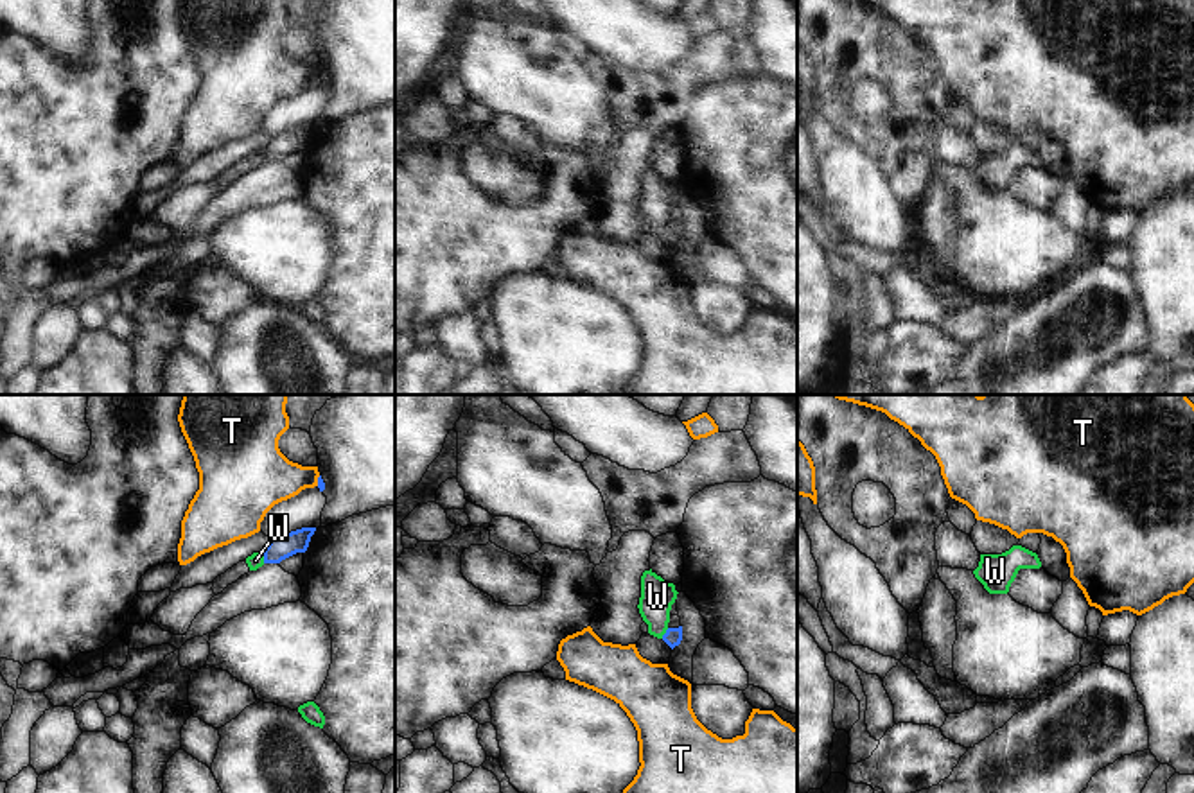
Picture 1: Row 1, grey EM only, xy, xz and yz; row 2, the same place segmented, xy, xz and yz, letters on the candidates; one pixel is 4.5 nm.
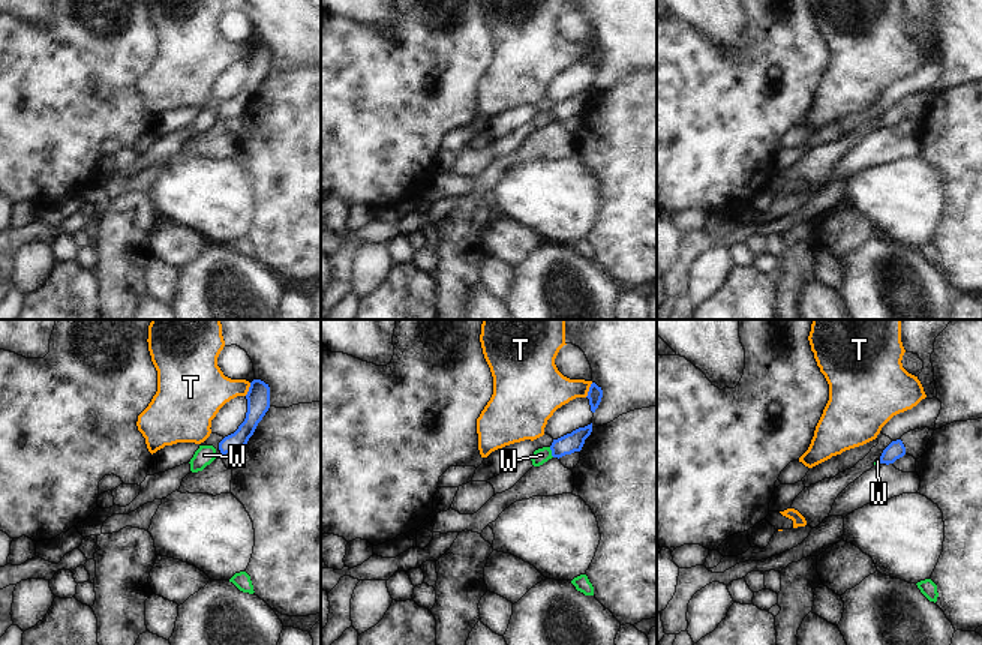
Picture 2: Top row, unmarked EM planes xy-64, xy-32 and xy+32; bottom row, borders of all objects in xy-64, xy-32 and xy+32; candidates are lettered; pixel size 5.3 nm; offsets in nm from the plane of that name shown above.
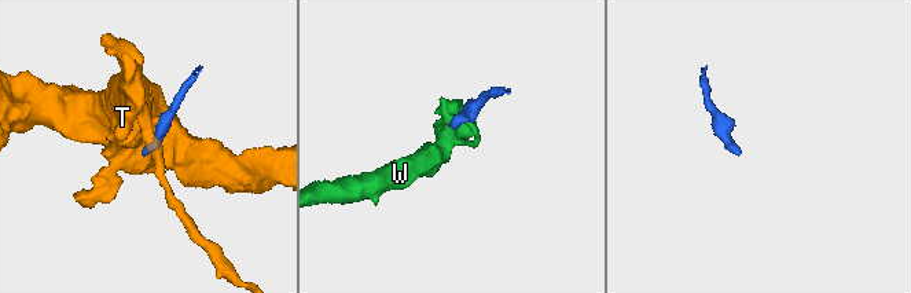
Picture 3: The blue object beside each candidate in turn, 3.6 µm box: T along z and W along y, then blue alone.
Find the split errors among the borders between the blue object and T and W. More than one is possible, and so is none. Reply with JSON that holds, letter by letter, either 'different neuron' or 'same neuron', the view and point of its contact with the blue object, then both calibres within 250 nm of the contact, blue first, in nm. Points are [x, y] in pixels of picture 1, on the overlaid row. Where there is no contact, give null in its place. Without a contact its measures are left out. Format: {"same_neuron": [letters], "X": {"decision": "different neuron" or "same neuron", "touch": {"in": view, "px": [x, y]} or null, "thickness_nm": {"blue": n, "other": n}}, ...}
{"same_neuron": [], "T": {"decision": "different neuron", "touch": {"in": "xy", "px": [318, 481]}, "thickness_nm": {"blue": 30, "other": 280}}, "W": {"decision": "different neuron", "touch": {"in": "xy", "px": [264, 558]}, "thickness_nm": {"blue": 100, "other": 70}}}

